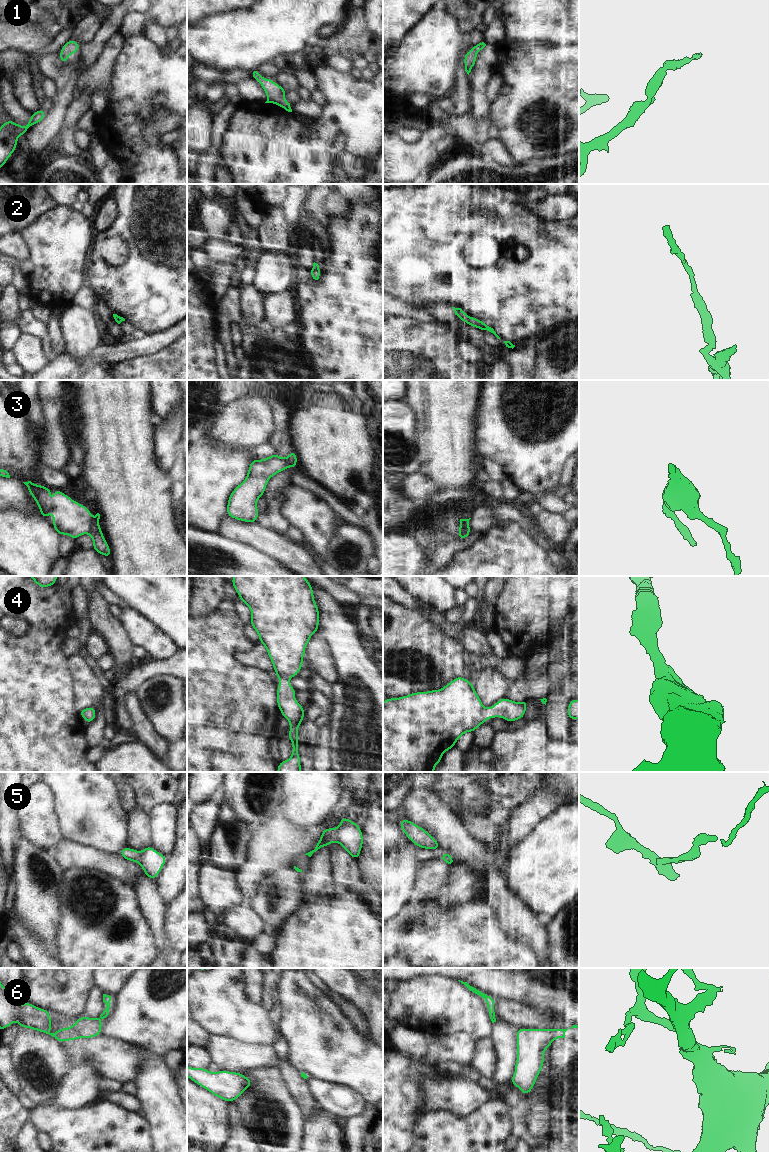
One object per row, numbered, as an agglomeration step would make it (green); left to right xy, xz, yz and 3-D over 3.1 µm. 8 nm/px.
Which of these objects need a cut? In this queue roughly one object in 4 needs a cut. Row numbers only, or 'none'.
3, 5

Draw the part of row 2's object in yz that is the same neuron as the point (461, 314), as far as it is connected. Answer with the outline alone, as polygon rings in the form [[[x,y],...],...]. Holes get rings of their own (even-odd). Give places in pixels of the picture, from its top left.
[[[452,307],[454,309],[454,312],[455,312],[455,315],[461,319],[463,321],[463,323],[468,323],[469,326],[471,327],[476,327],[480,330],[482,330],[483,332],[485,330],[493,333],[498,339],[500,339],[500,337],[496,334],[496,332],[494,331],[493,328],[487,326],[485,324],[485,322],[479,320],[479,319],[476,319],[475,317],[469,317],[467,315],[467,313],[465,311],[463,311],[461,308],[455,308],[455,307]]]

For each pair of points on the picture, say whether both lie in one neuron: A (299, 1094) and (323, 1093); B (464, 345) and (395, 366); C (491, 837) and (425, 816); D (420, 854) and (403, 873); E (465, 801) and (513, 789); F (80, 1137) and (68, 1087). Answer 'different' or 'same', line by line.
A: different
B: different
C: different
D: different
E: same
F: different

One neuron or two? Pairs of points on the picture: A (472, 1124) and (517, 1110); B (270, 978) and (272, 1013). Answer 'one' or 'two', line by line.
A: two
B: one

